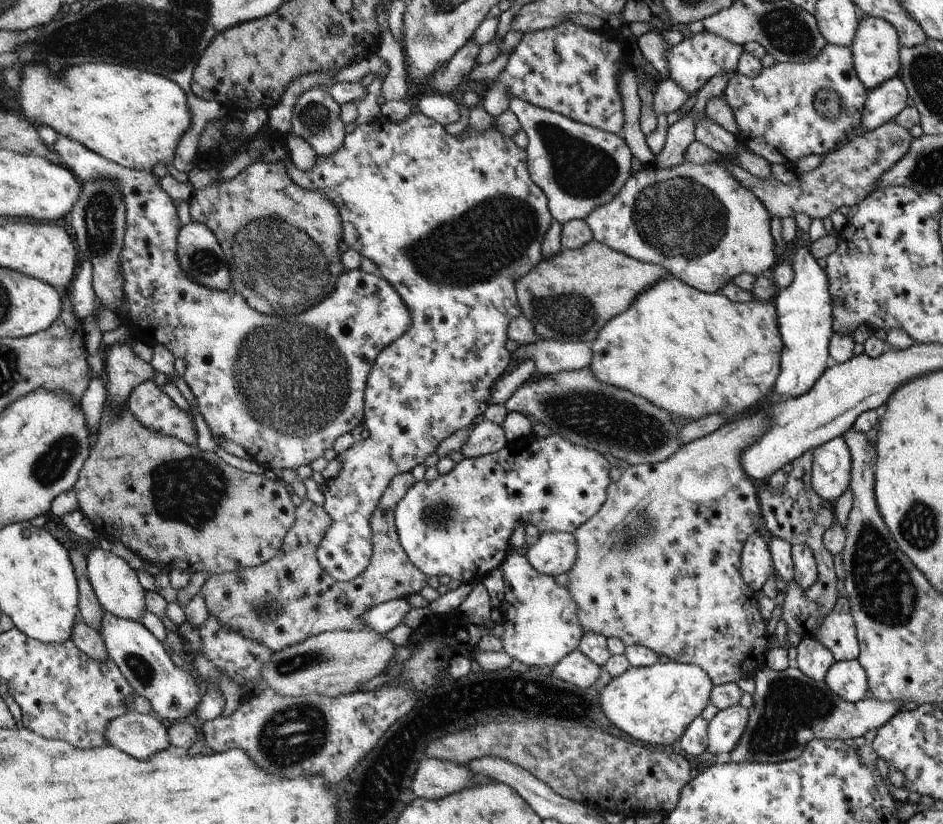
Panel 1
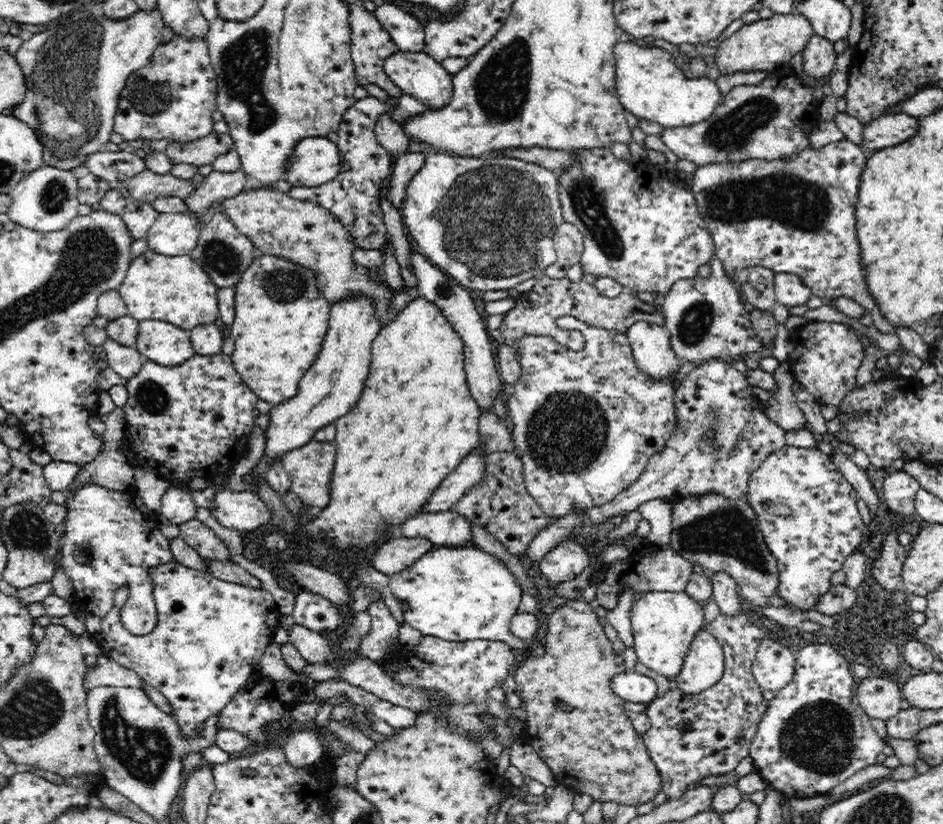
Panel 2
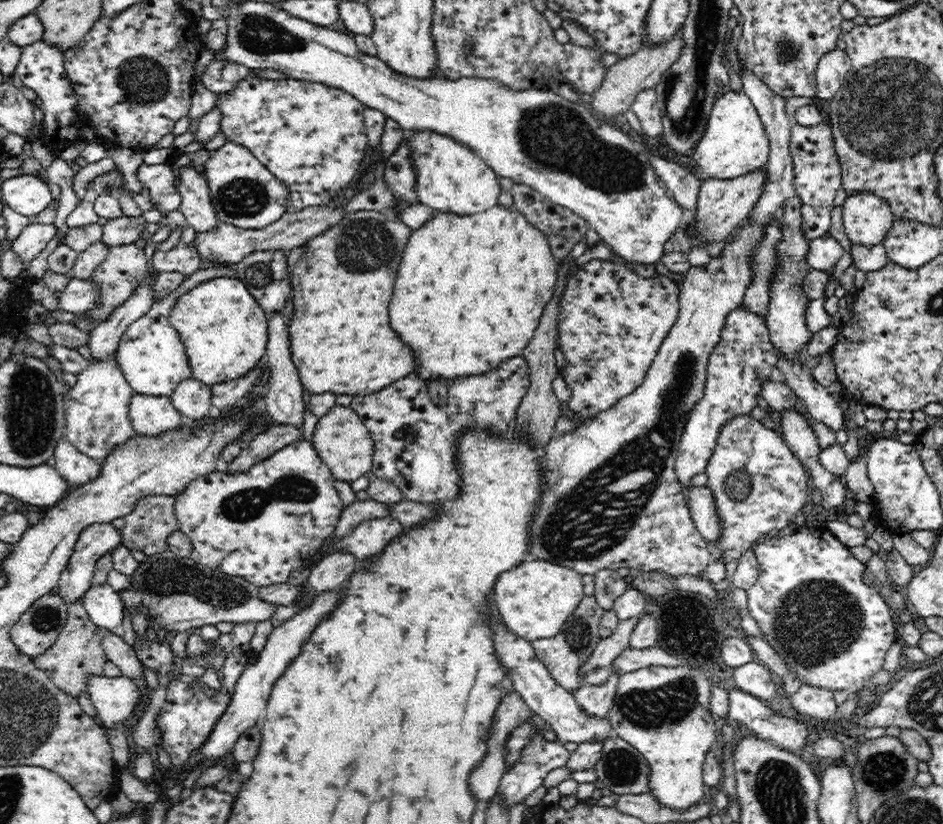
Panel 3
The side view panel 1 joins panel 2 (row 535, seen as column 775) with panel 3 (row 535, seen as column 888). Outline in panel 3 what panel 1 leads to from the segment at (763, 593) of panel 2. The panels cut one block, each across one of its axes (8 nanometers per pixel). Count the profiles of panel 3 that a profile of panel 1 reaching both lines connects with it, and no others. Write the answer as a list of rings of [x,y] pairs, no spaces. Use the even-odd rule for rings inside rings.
[[[707,486],[692,487],[685,491],[692,521],[706,542],[718,543],[721,535],[720,517],[713,492]]]

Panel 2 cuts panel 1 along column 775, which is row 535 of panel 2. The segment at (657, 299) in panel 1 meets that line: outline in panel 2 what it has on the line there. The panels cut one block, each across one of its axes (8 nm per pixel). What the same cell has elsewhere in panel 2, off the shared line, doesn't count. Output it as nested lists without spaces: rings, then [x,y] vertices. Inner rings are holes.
[[[418,296],[418,298],[408,303],[394,320],[382,327],[378,336],[373,340],[371,344],[370,373],[365,382],[364,390],[354,408],[351,408],[350,412],[346,413],[346,416],[338,417],[338,420],[333,422],[336,429],[335,440],[333,441],[336,454],[334,470],[329,484],[330,500],[324,509],[318,511],[320,514],[308,522],[301,530],[305,531],[305,534],[311,540],[325,538],[337,550],[359,550],[364,555],[370,546],[376,546],[376,542],[382,538],[382,534],[386,530],[392,530],[392,528],[404,524],[406,520],[418,514],[426,504],[426,500],[430,500],[430,496],[434,494],[438,485],[458,466],[460,460],[480,444],[480,435],[478,433],[478,417],[480,414],[478,403],[474,401],[467,383],[465,352],[463,351],[461,336],[458,336],[458,333],[447,322],[442,311],[434,303],[430,303],[424,297]]]

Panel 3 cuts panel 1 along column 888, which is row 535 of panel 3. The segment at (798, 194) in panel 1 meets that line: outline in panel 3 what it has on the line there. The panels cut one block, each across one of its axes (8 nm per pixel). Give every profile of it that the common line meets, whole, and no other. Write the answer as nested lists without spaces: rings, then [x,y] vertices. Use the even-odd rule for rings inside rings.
[[[145,496],[136,503],[133,512],[123,518],[126,523],[120,530],[121,544],[150,556],[166,551],[167,538],[179,530],[173,496]]]

